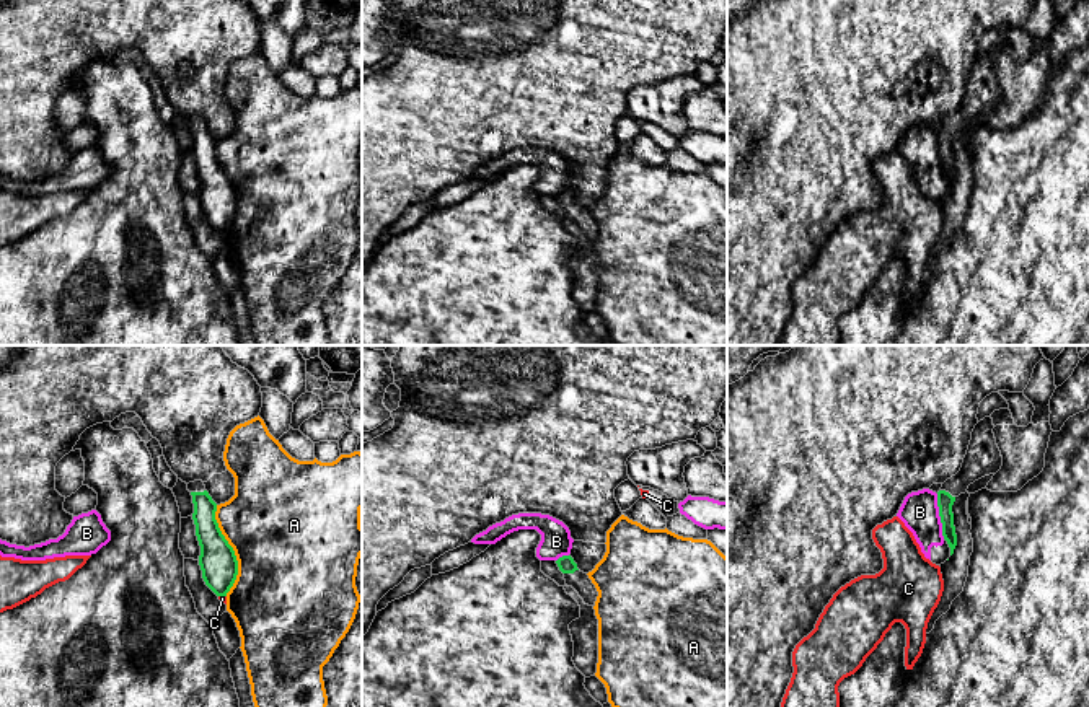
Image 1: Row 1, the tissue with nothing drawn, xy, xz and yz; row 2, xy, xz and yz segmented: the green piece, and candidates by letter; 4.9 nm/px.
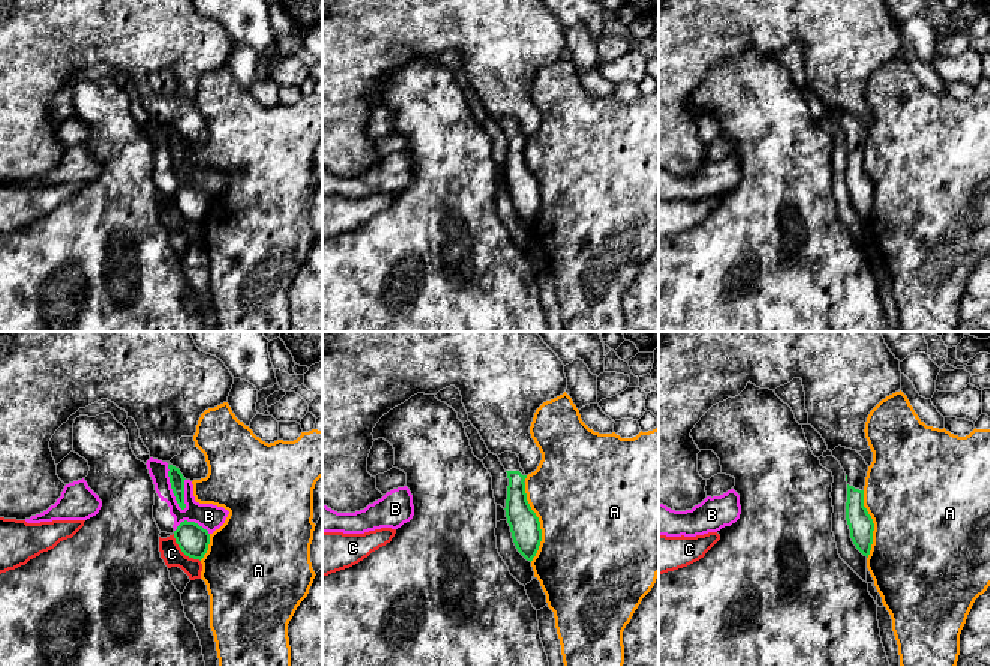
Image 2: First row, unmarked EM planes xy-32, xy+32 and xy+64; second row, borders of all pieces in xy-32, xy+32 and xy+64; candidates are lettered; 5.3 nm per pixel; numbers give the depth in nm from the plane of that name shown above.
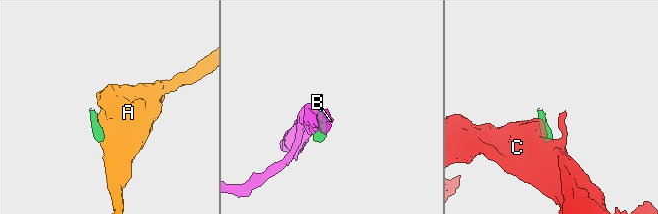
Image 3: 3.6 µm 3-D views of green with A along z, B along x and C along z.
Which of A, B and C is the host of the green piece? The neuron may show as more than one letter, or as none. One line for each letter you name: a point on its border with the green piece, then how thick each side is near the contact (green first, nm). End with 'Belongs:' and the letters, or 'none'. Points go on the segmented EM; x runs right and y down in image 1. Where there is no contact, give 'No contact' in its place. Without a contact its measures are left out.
Belongs: none

